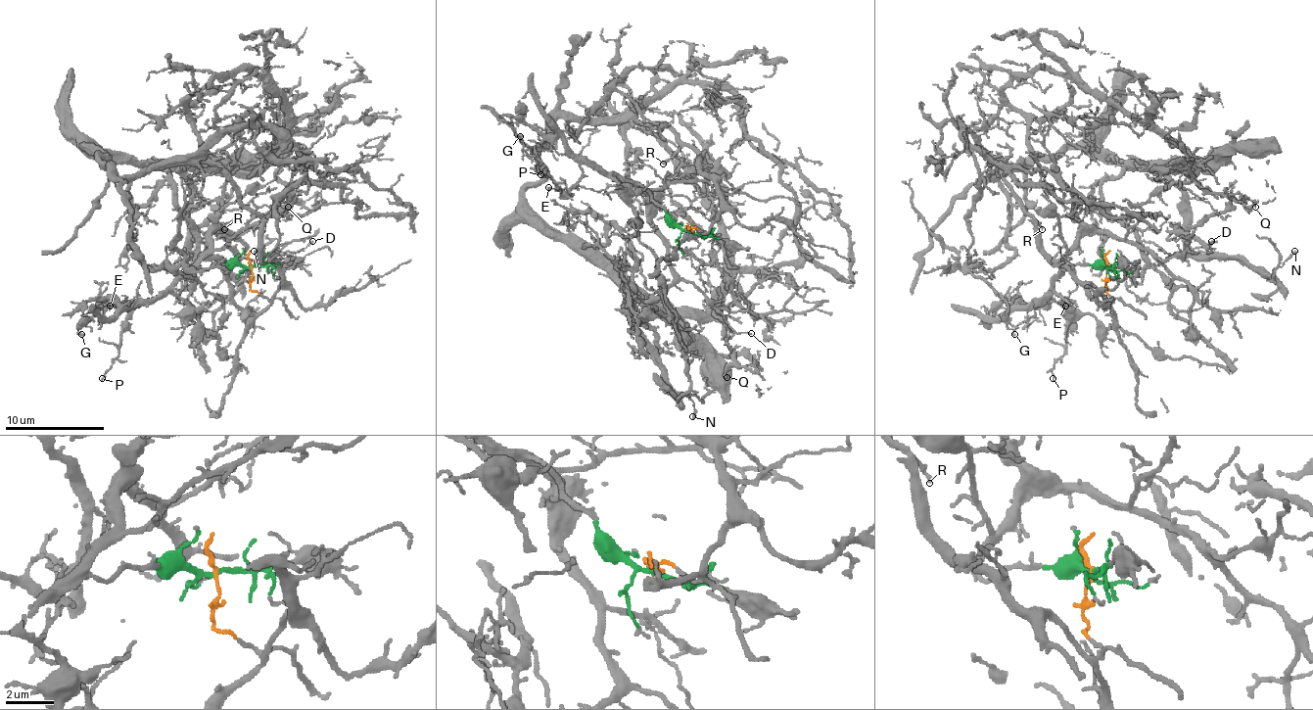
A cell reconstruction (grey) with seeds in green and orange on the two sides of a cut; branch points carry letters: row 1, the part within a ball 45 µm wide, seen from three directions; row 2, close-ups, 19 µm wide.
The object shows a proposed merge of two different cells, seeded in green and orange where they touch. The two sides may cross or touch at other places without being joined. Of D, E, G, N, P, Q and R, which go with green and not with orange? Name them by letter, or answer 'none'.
D, E, G, P

